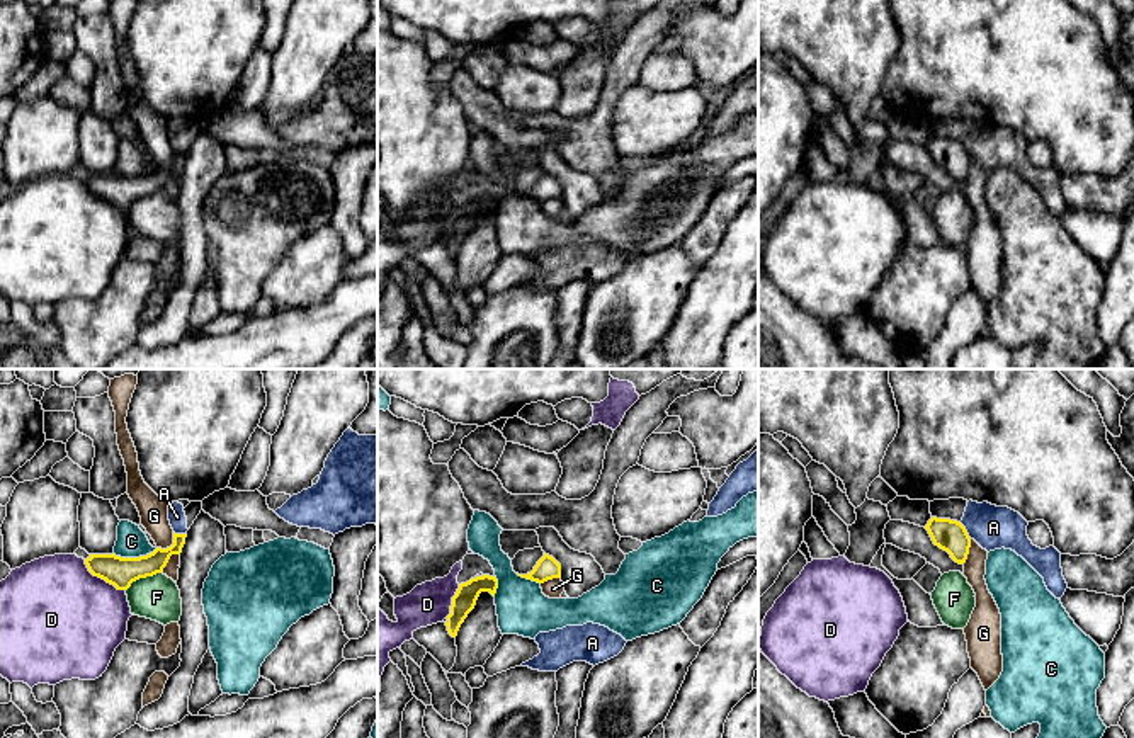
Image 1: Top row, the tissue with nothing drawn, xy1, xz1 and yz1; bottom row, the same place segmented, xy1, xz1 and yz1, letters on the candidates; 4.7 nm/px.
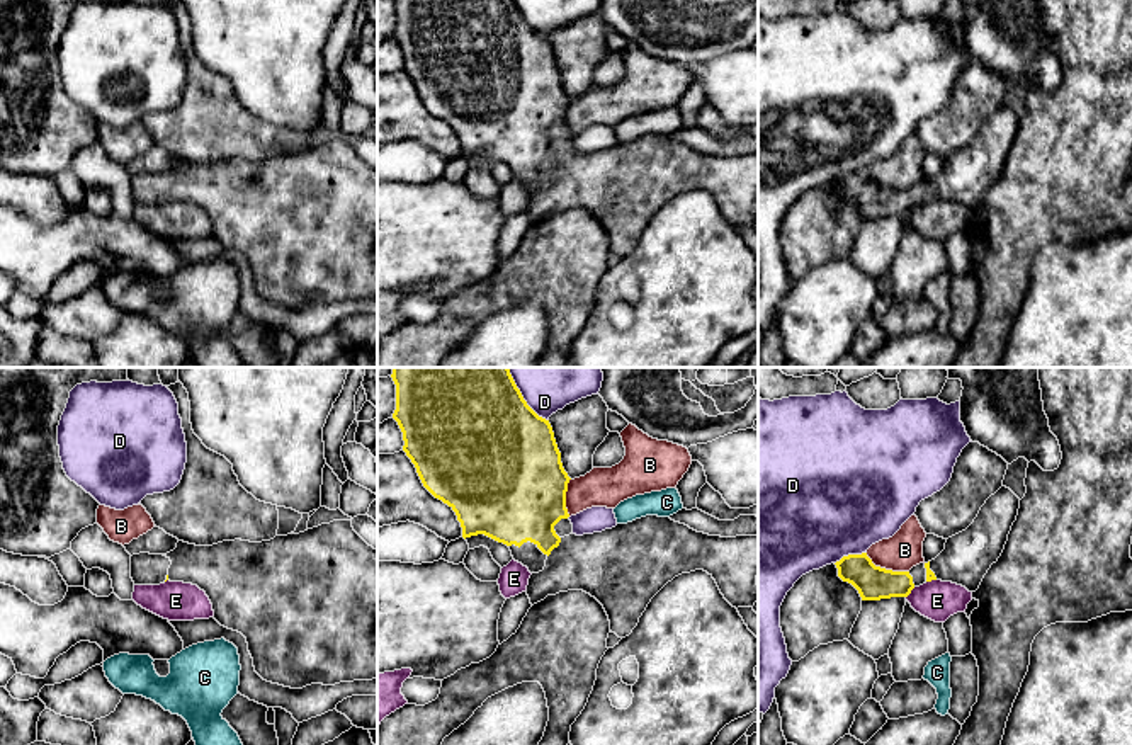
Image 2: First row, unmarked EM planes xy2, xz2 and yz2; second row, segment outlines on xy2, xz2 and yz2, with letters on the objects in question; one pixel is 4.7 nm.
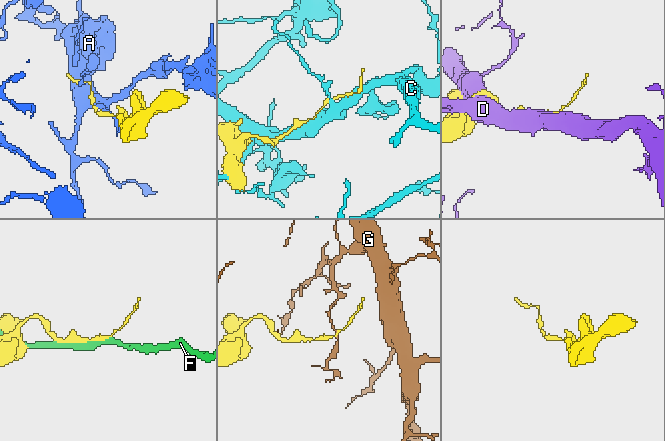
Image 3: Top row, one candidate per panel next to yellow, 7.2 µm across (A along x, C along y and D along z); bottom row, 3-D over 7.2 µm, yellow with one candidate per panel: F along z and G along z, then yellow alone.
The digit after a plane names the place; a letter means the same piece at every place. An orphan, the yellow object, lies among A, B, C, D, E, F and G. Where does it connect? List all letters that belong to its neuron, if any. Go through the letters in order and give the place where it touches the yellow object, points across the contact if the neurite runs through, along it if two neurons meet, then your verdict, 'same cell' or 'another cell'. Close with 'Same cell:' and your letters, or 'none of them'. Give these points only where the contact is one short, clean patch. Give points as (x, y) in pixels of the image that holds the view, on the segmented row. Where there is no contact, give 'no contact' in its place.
A: meets yellow in yz1 at (966, 531); border along yz1 (959, 522), (971, 538); another cell
B: meets yellow in yz2 at (884, 568); border along yz2 (865, 553), (876, 565), (908, 572); another cell
C: meets yellow in xy1 at (135, 558); another cell
D: meets yellow in xz2 at (522, 397); another cell
E: meets yellow in yz2 at (910, 592); border along yz2 (915, 587), (906, 597); another cell
F: meets yellow in xy1 at (141, 577); another cell
G: meets yellow in xy1 at (170, 546); border along xy1 (174, 533), (174, 541), (169, 546), (157, 548); another cell
Same cell: none of them

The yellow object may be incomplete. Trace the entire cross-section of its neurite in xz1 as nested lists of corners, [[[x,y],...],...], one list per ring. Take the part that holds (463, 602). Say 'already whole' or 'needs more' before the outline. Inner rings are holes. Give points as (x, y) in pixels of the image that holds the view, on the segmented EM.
already whole; [[[483,575],[471,578],[466,583],[461,583],[456,595],[452,597],[451,614],[447,616],[447,631],[452,638],[457,636],[457,631],[468,614],[474,609],[476,600],[481,592],[490,592],[493,597],[498,588],[496,576]]]

